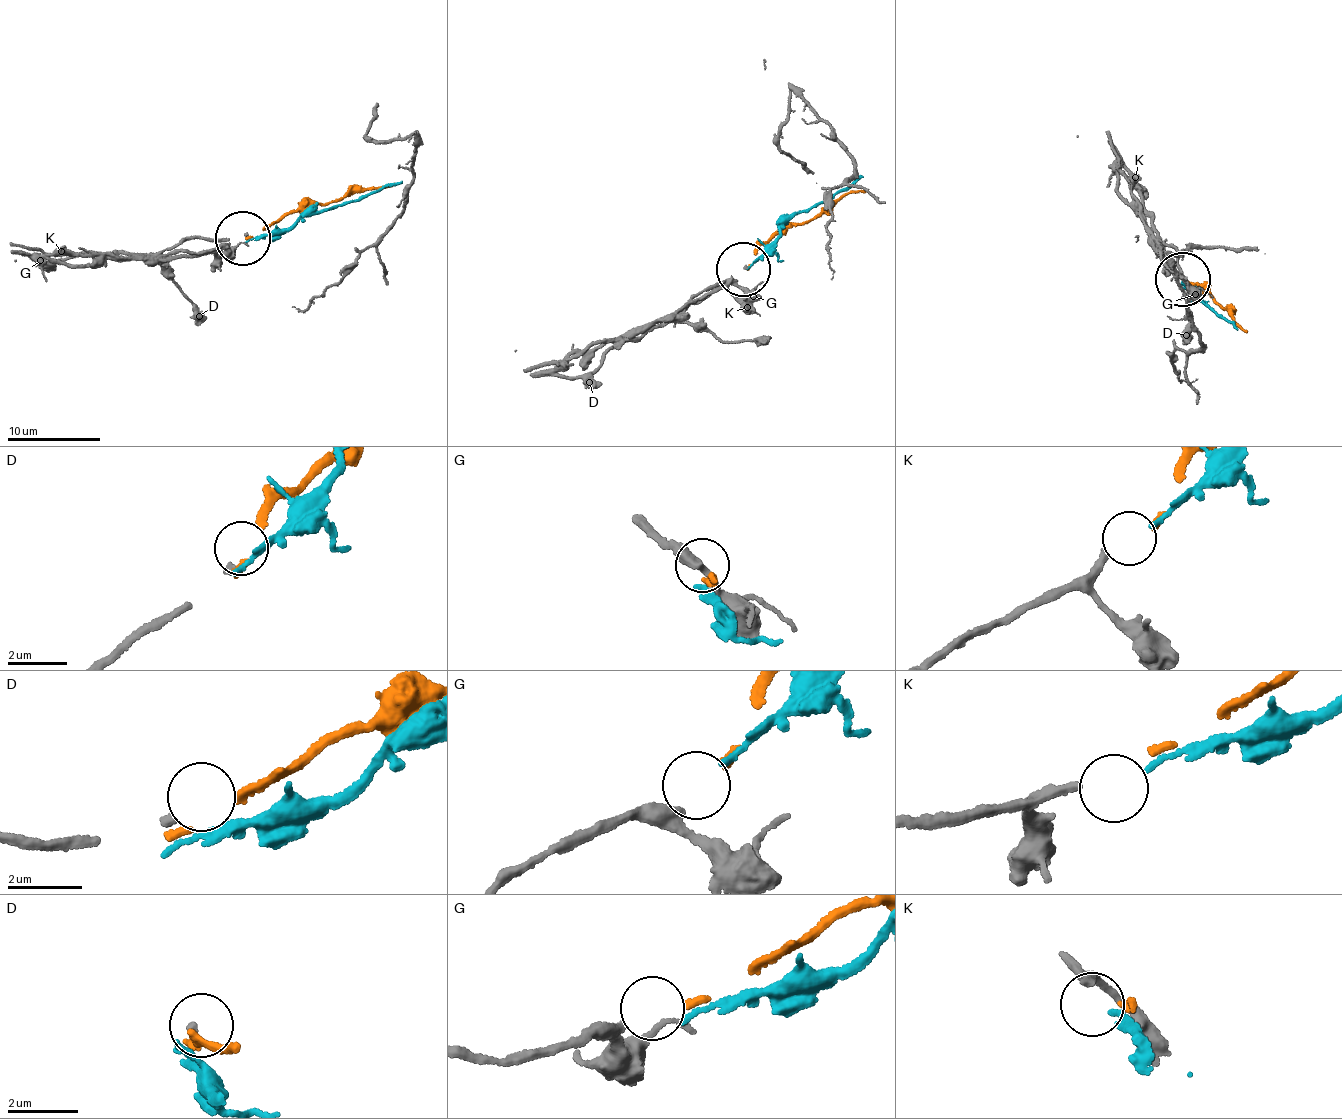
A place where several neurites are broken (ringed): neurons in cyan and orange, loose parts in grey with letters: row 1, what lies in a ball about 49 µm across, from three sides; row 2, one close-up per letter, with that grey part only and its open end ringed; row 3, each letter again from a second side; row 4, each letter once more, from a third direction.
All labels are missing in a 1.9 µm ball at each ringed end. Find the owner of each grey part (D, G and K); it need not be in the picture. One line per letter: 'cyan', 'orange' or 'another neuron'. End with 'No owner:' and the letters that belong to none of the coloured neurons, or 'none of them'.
D: another neuron
G: orange
K: cyan
No owner: D

